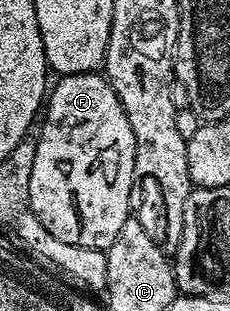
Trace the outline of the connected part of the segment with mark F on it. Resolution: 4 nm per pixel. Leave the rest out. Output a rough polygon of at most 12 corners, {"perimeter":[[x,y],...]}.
{"perimeter":[[102,72],[45,101],[29,209],[105,251],[132,212],[133,127]]}

